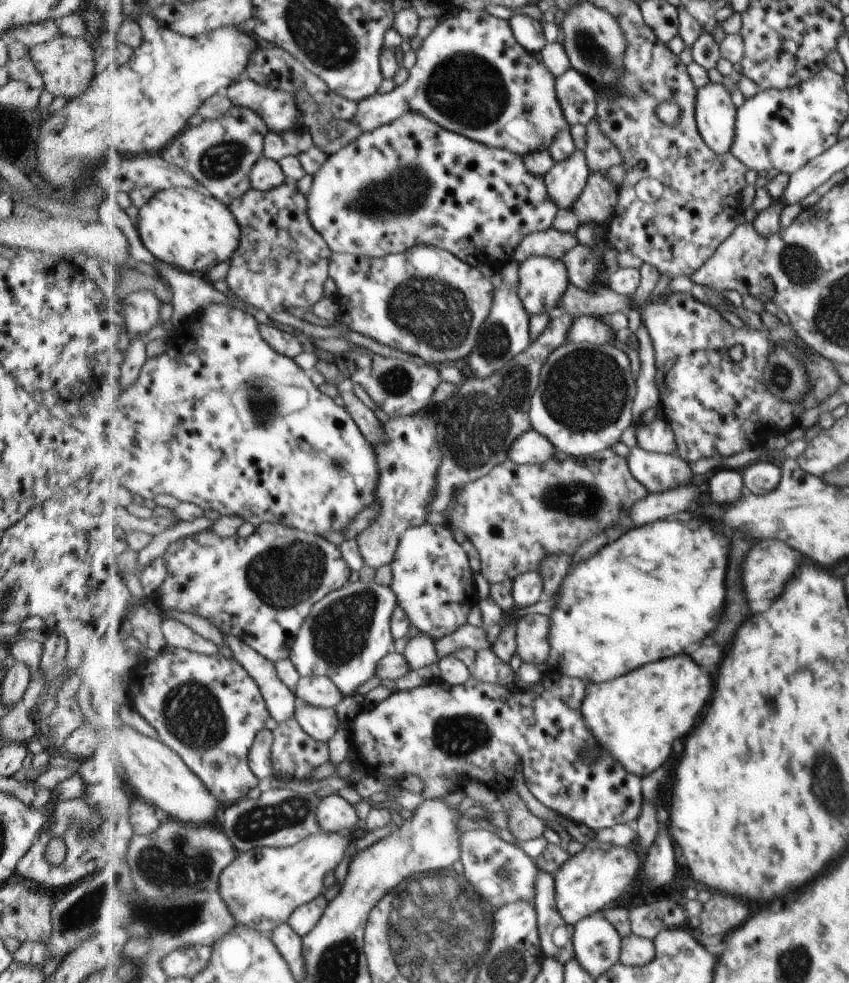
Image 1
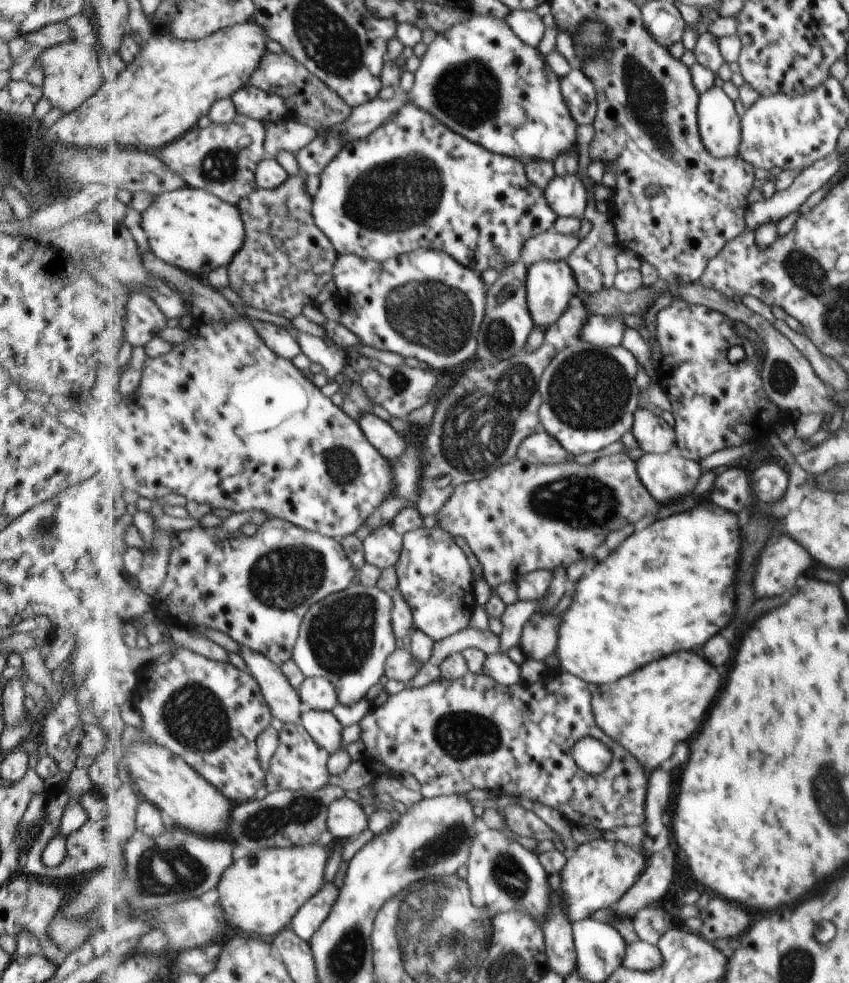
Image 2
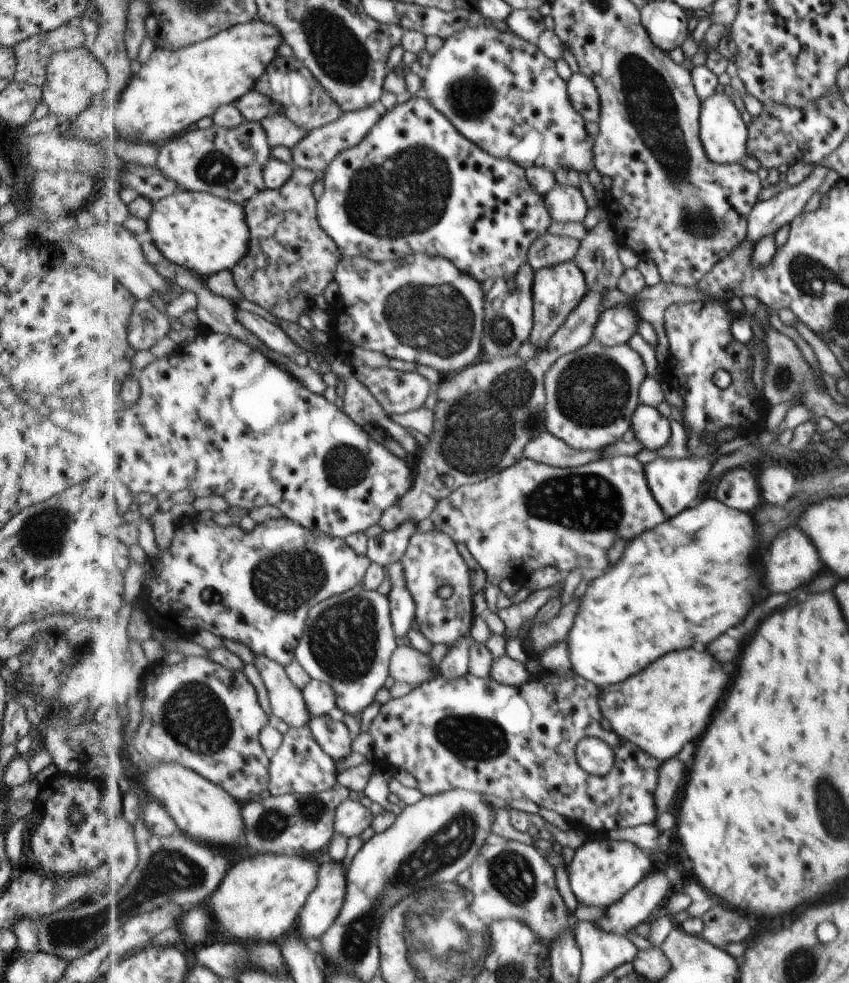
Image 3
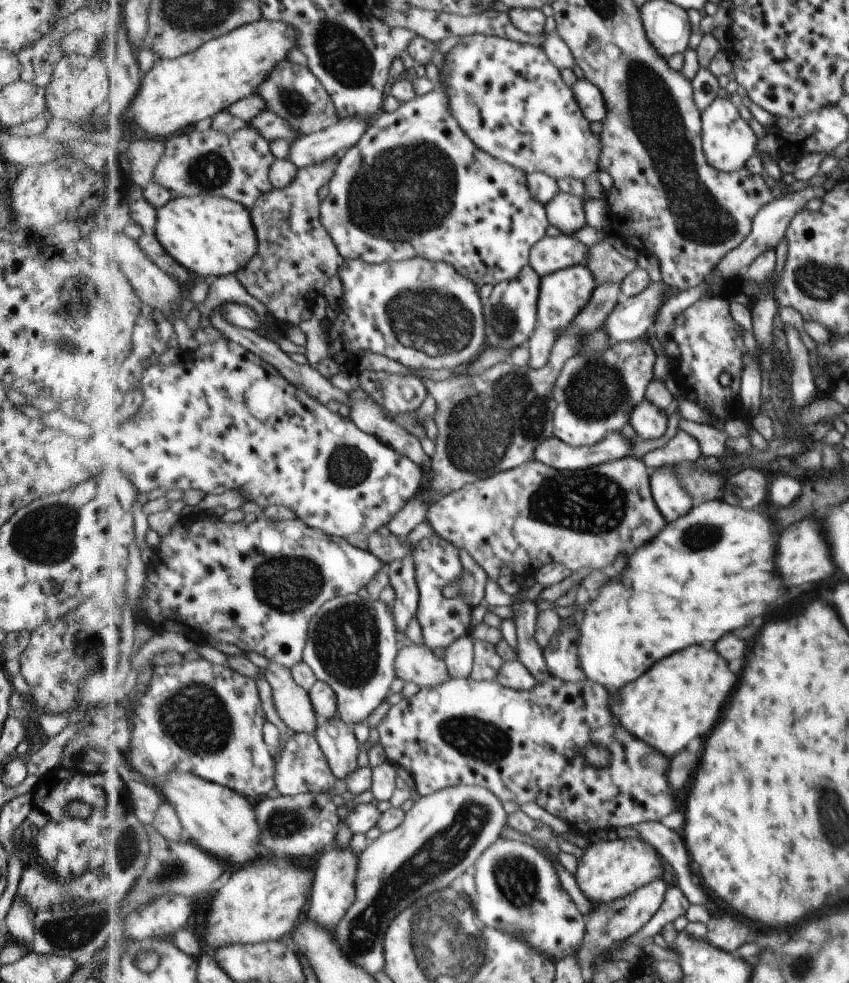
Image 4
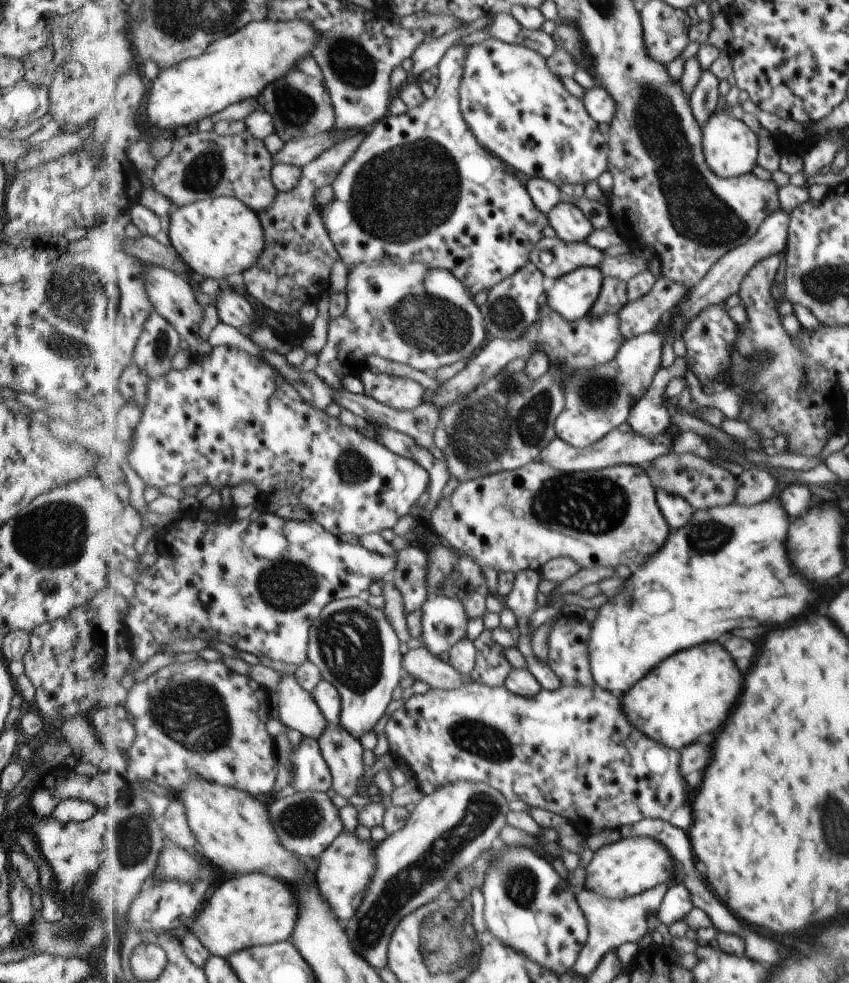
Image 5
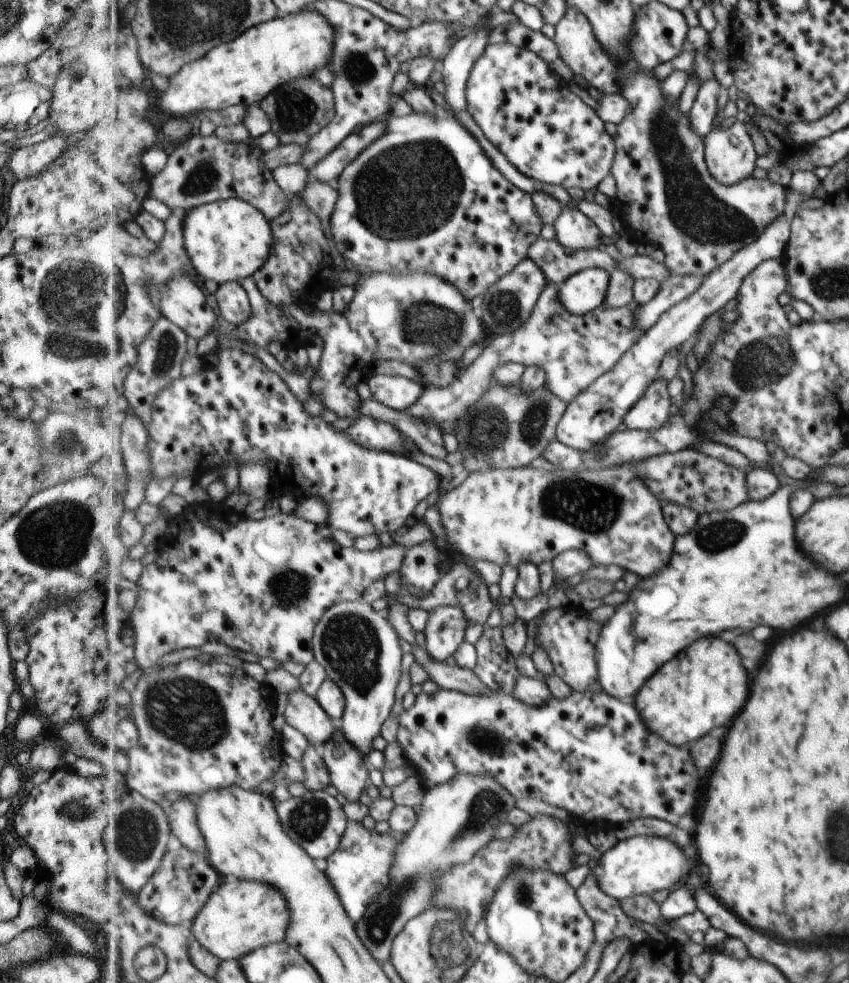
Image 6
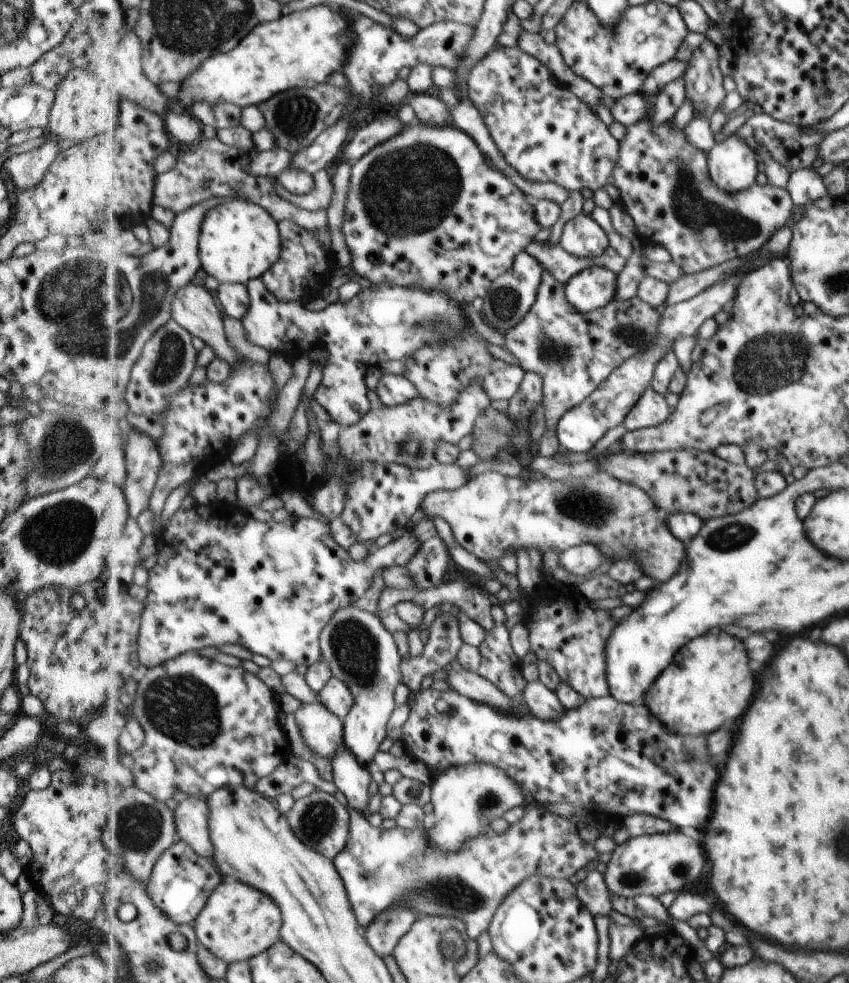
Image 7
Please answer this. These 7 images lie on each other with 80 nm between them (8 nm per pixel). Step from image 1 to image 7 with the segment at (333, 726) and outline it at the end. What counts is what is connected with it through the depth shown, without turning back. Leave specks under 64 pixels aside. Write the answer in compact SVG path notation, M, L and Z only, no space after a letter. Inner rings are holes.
M345 744L331 761L336 788L347 798L349 805L358 811L369 806L371 767L358 762L358 758Z

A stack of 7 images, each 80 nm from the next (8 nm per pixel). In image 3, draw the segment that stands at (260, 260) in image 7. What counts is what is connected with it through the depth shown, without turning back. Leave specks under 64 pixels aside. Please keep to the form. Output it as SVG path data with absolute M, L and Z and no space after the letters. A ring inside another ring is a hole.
M179 189L175 194L154 203L154 209L147 224L147 227L140 230L147 237L152 238L161 253L171 262L204 279L224 270L232 271L250 250L251 231L244 205L211 193Z

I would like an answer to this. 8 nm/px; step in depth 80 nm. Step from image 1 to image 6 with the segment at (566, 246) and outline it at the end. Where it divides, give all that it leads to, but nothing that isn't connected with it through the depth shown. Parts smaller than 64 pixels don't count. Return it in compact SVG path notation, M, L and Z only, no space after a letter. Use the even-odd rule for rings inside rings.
M539 237L530 248L528 256L544 270L549 281L560 285L583 269L602 268L613 272L621 262L621 259L615 260L602 248L571 252L557 238L545 240Z

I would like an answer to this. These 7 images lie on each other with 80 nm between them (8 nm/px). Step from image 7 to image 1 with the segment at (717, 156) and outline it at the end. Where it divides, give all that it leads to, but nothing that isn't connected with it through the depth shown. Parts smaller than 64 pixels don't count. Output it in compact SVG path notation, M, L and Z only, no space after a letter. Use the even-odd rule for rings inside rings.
M709 83L698 89L696 120L706 143L720 155L732 152L736 137L738 108L731 94L720 84Z

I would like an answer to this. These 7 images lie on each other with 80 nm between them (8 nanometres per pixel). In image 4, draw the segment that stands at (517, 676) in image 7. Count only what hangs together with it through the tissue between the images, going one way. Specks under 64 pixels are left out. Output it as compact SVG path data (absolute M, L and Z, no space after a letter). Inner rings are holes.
M474 639L475 660L472 677L478 681L495 681L504 665L496 644Z

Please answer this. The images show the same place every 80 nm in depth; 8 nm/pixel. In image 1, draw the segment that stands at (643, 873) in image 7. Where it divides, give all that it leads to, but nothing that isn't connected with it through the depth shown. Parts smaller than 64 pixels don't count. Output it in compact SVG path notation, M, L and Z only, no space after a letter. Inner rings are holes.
M597 838L591 840L582 850L569 857L555 875L560 913L569 924L576 925L583 918L603 910L605 906L611 906L633 884L637 878L637 868L641 870L641 860L639 854L631 850L631 846L617 846Z

